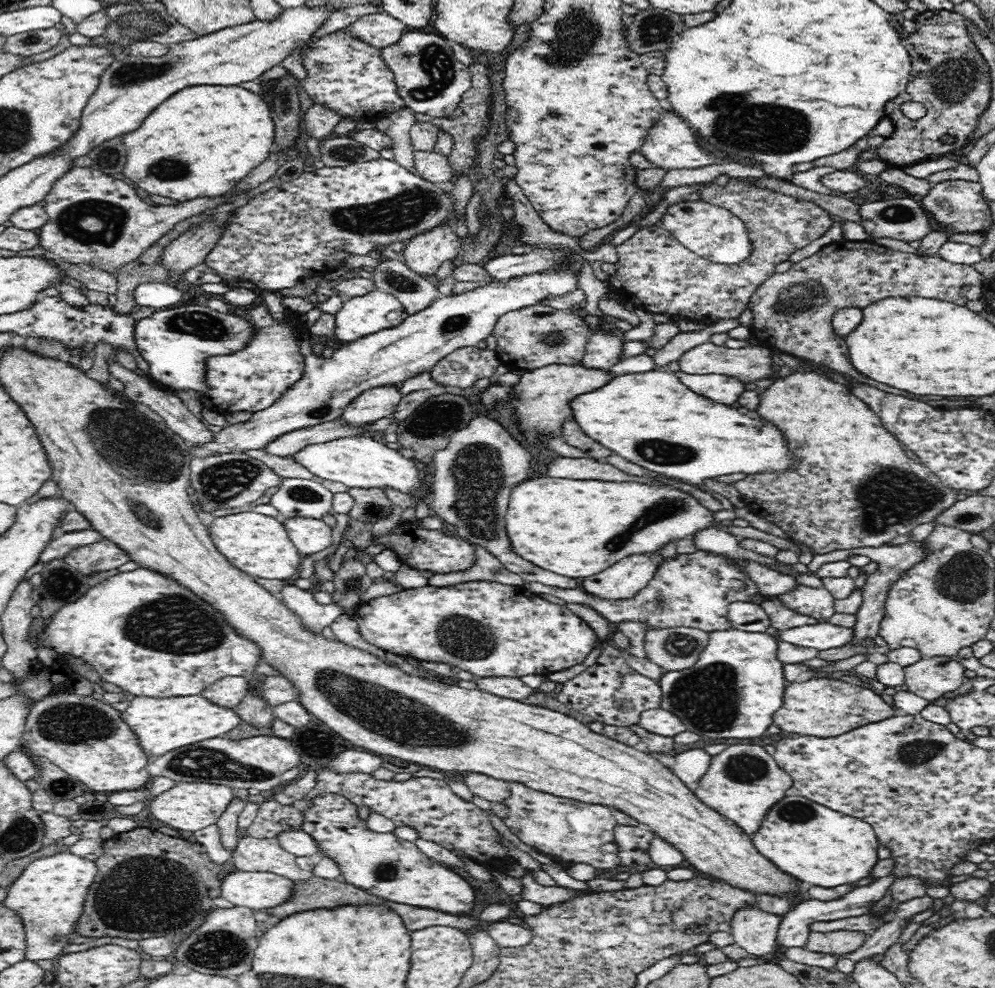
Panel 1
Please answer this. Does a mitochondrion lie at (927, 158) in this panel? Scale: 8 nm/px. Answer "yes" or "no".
no

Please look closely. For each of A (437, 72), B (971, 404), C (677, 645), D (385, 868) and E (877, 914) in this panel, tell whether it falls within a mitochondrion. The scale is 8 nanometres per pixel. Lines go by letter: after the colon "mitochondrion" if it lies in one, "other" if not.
A: mitochondrion
B: other
C: mitochondrion
D: mitochondrion
E: other

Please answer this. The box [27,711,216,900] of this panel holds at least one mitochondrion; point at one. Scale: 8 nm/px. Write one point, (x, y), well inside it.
(59, 787)

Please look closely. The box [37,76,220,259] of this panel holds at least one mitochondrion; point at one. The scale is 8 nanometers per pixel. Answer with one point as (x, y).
(93, 221)

